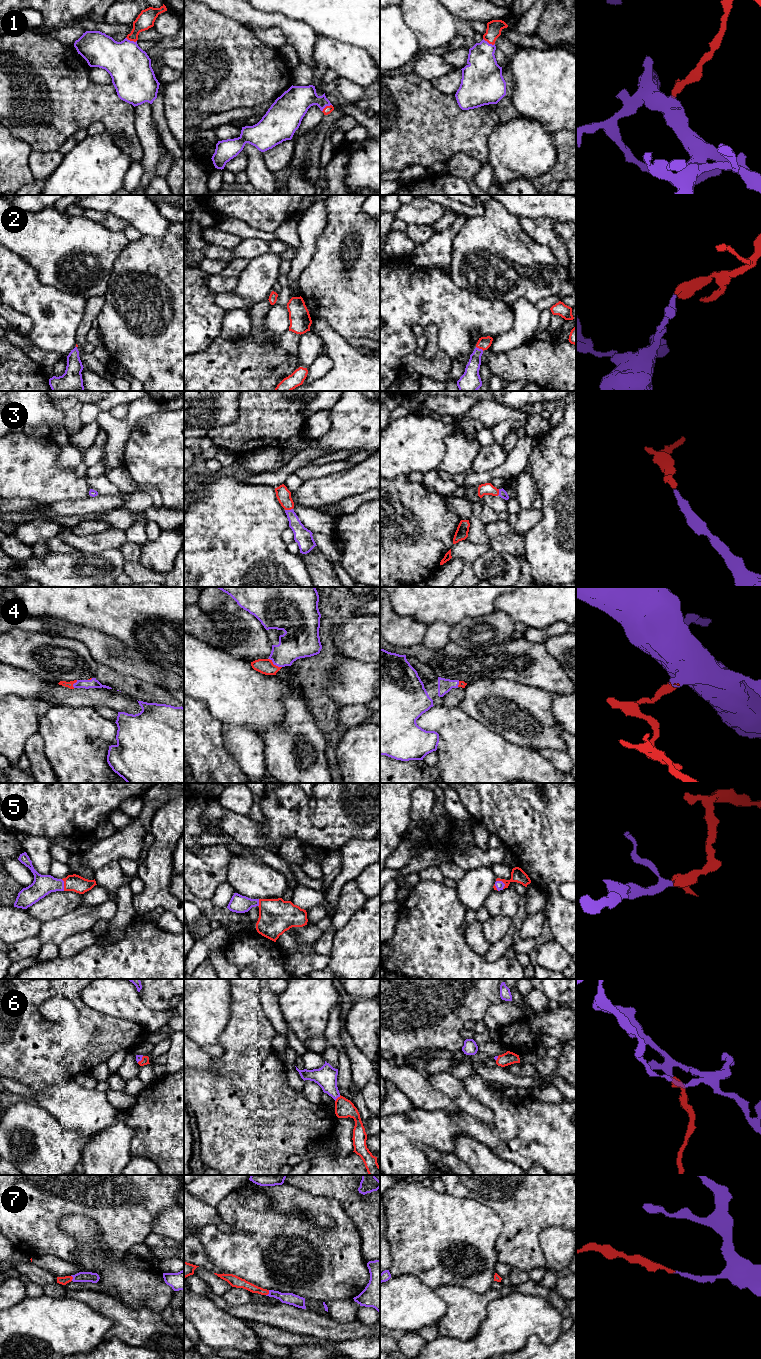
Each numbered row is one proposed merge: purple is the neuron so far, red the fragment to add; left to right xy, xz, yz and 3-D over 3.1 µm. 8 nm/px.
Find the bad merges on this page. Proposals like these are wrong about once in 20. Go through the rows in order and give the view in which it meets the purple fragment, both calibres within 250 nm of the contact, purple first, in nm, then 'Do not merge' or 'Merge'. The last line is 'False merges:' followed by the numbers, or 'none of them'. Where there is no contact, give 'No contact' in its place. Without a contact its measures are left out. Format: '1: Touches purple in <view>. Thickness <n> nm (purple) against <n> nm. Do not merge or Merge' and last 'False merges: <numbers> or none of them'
1: Touches purple in xz. Thickness 240 nm (purple) against 70 nm. Merge
2: Touches purple in yz. Thickness 140 nm (purple) against 100 nm. Merge
3: Touches purple in xz. Thickness 140 nm (purple) against 120 nm. Merge
4: Touches purple in xz. Thickness 260 nm (purple) against 130 nm. Merge
5: Touches purple in yz. Thickness 70 nm (purple) against 110 nm. Merge
6: Touches purple in xz. Thickness 180 nm (purple) against 160 nm. Merge
7: Touches purple in xz. Thickness 100 nm (purple) against 80 nm. Merge
False merges: none of them

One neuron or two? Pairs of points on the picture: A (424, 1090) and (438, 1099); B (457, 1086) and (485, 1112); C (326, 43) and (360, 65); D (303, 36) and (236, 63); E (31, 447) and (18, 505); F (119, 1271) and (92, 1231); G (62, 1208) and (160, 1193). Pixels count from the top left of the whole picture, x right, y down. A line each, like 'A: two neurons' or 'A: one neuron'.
A: one neuron
B: one neuron
C: one neuron
D: two neurons
E: two neurons
F: one neuron
G: one neuron

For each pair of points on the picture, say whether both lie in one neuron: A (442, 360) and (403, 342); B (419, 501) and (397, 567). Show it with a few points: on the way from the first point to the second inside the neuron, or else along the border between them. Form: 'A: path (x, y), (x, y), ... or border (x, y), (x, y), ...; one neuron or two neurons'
A: border (440, 349), (452, 359); two neurons
B: path (415, 517), (413, 536), (398, 551); one neuron

